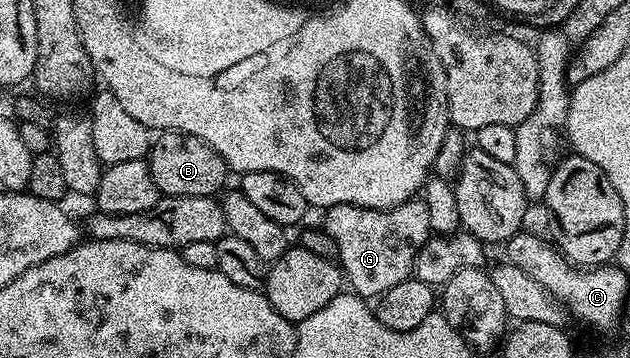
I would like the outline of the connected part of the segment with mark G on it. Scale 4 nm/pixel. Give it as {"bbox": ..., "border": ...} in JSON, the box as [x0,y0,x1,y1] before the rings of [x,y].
{"bbox":[322,199,433,299],"border":[[[412,199],[392,209],[334,205],[327,210],[322,229],[329,231],[333,243],[337,243],[338,264],[346,284],[364,299],[378,298],[389,287],[412,280],[418,252],[433,236],[427,204],[422,199]]]}

